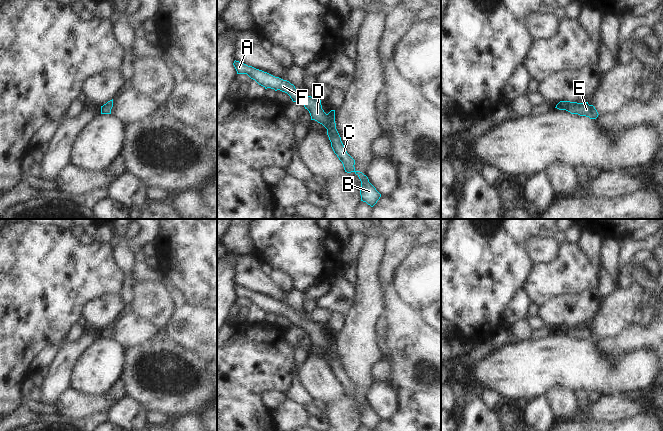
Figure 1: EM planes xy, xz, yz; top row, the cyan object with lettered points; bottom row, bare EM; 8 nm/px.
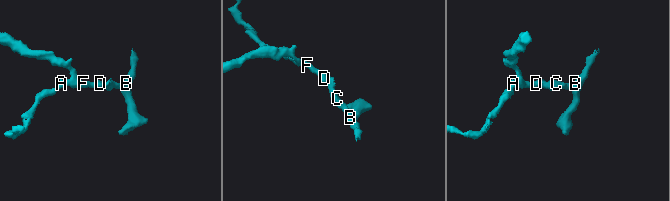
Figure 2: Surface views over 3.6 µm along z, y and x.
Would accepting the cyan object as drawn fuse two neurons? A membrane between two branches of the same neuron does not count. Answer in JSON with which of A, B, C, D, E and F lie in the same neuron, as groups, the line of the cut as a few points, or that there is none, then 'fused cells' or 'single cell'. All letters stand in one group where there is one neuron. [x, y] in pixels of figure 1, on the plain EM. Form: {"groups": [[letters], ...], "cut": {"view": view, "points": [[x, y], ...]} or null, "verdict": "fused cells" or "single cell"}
{"groups": [["A", "B", "C", "D", "E", "F"]], "cut": null, "verdict": "single cell"}

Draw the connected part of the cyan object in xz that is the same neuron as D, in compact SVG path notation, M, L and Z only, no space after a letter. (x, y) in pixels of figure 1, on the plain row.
M234 285L233 287L237 298L247 298L251 303L255 304L265 313L271 312L275 315L280 314L287 317L293 326L298 326L304 329L310 337L311 344L315 344L322 348L327 353L327 359L331 366L331 371L339 384L342 386L345 396L354 396L361 405L360 419L361 425L366 426L373 431L380 423L381 418L369 406L369 403L360 395L355 394L355 384L347 377L341 361L336 353L335 334L331 334L328 338L324 336L321 329L321 324L313 322L301 317L287 304L275 301L267 296L248 290L242 286Z

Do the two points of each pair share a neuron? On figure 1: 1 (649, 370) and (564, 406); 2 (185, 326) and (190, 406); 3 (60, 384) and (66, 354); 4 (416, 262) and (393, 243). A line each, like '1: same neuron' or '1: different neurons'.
1: different neurons
2: different neurons
3: same neuron
4: different neurons

